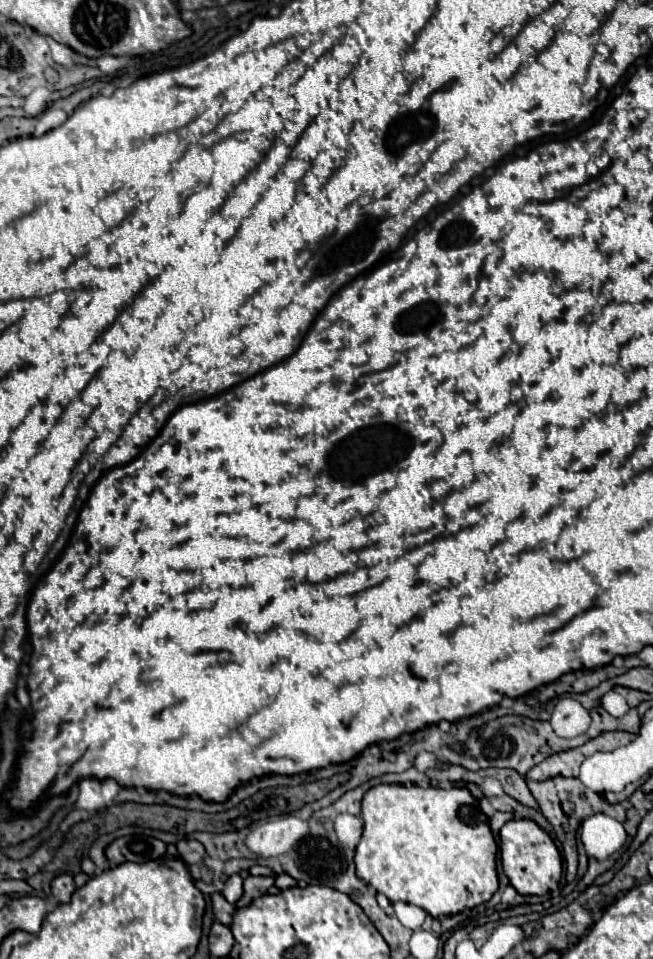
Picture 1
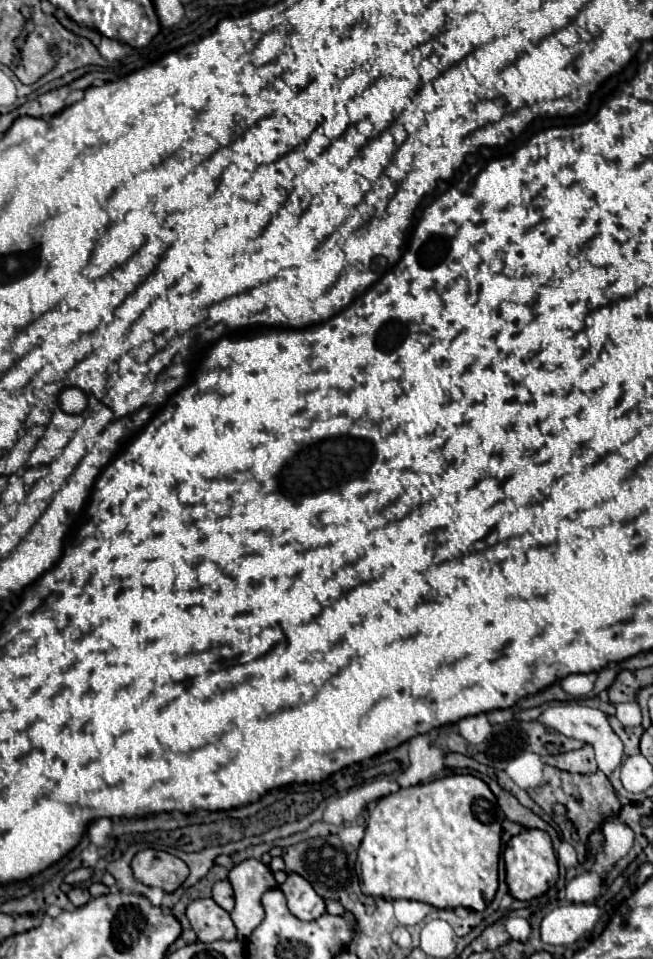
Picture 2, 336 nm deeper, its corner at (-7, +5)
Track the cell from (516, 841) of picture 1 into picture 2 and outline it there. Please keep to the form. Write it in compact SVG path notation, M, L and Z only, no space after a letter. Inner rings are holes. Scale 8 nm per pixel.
M521 829L519 835L509 839L505 853L503 853L503 859L505 859L505 869L507 869L509 893L515 899L527 901L527 899L539 897L545 891L549 891L559 879L557 857L555 857L555 851L553 851L551 837L541 829Z

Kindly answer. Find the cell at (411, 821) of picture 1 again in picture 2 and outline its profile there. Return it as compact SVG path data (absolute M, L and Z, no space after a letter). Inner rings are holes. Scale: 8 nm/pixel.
M453 775L453 777L435 779L431 783L399 789L397 793L391 793L391 795L379 799L377 805L371 809L369 823L367 823L367 829L365 829L365 837L363 837L361 845L359 845L357 856L356 862L360 867L361 891L365 895L387 897L387 899L415 899L415 901L429 903L429 905L433 905L437 909L467 907L467 909L473 909L473 911L483 911L493 901L493 895L495 895L499 884L498 865L501 856L501 819L499 819L497 799L491 793L491 789L487 787L487 783L483 783L481 779L477 779L473 775Z

